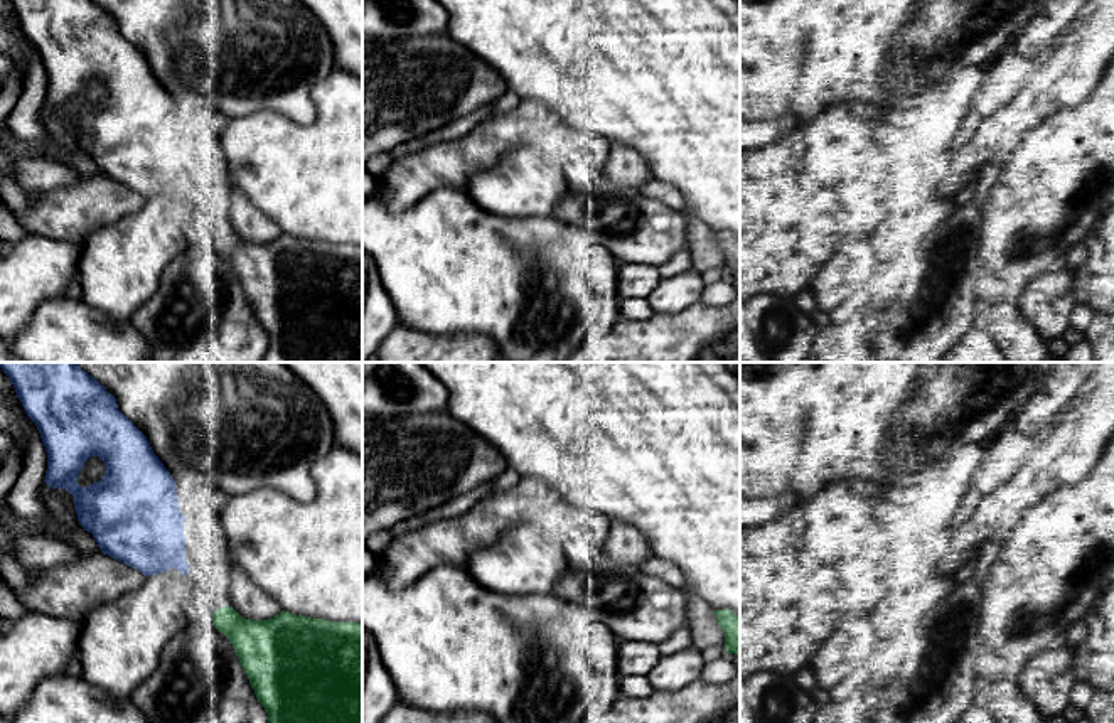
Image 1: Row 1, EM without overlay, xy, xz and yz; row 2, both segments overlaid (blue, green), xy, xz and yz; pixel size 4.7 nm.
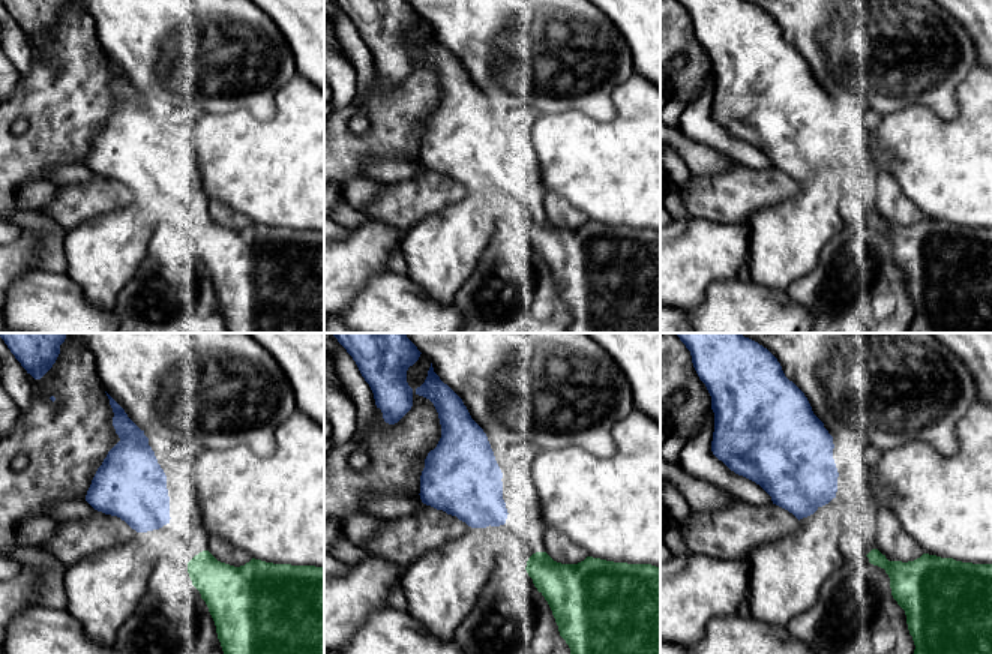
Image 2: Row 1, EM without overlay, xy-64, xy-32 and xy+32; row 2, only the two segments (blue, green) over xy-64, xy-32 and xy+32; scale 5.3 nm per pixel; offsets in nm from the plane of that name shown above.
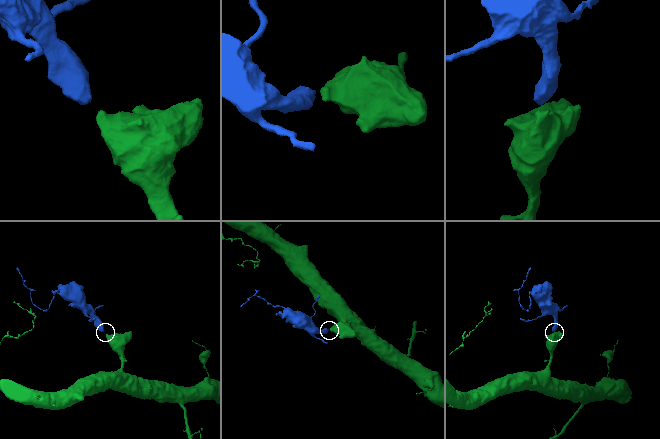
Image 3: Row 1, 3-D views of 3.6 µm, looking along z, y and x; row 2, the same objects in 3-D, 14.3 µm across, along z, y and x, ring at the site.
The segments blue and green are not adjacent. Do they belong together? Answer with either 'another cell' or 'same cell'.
same cell

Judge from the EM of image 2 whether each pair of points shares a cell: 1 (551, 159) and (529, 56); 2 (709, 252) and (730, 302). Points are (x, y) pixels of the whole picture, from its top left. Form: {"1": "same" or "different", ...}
{"1": "different", "2": "different"}

